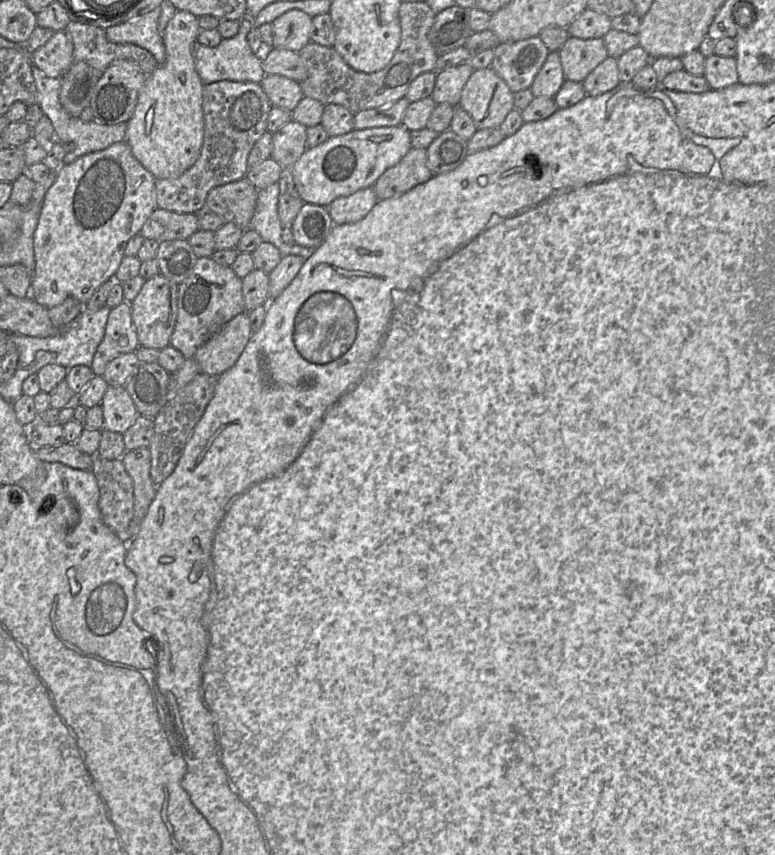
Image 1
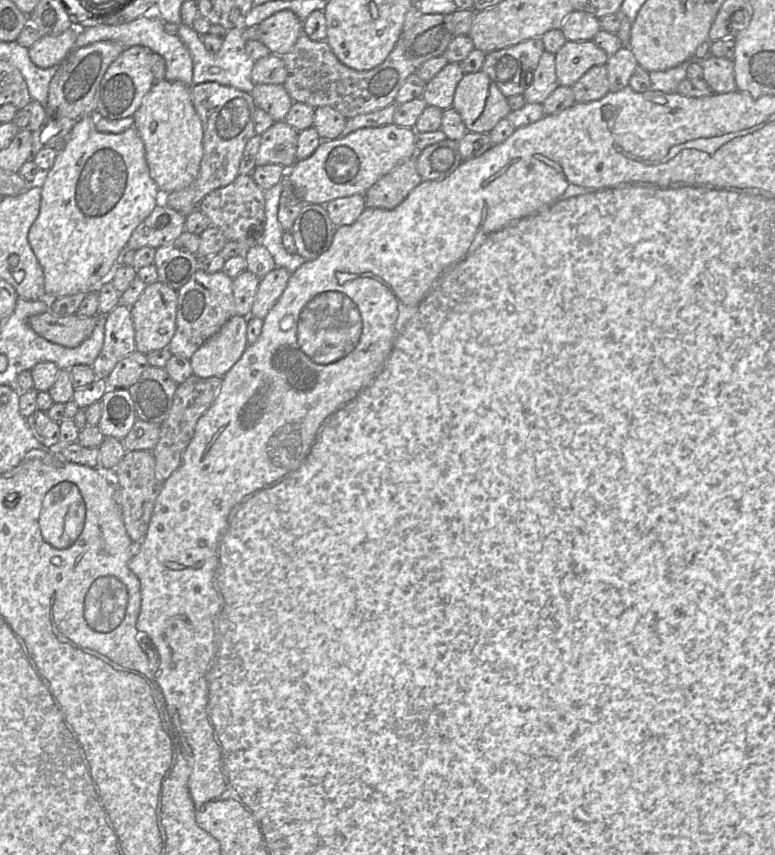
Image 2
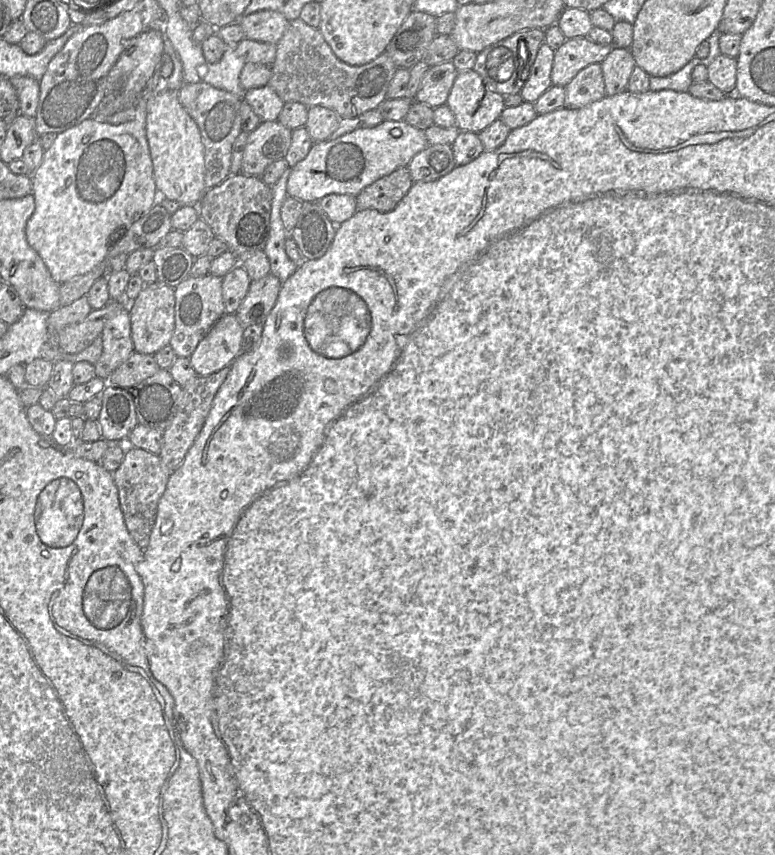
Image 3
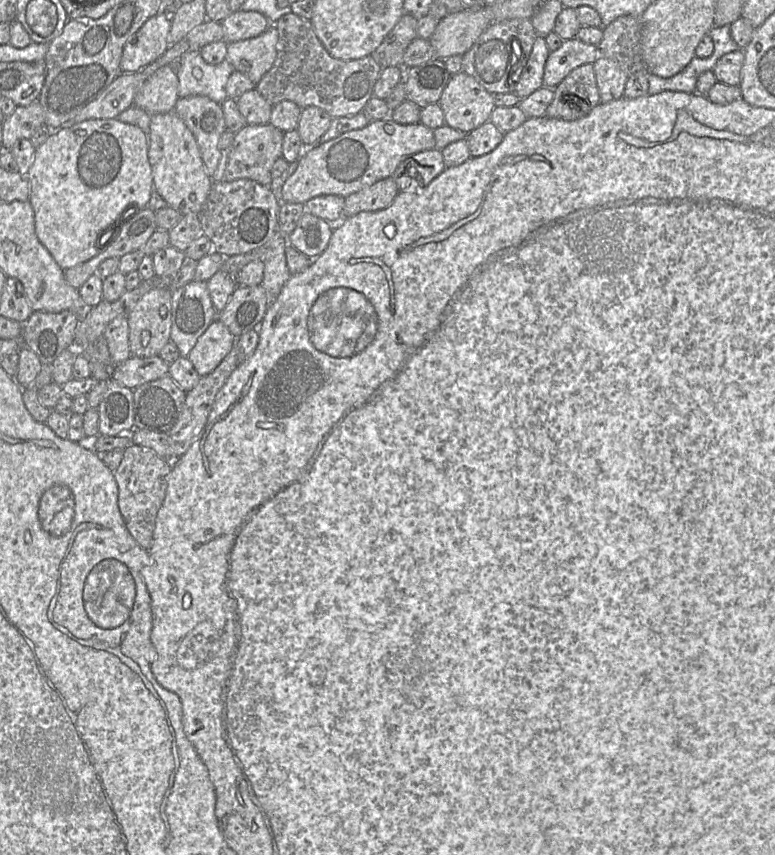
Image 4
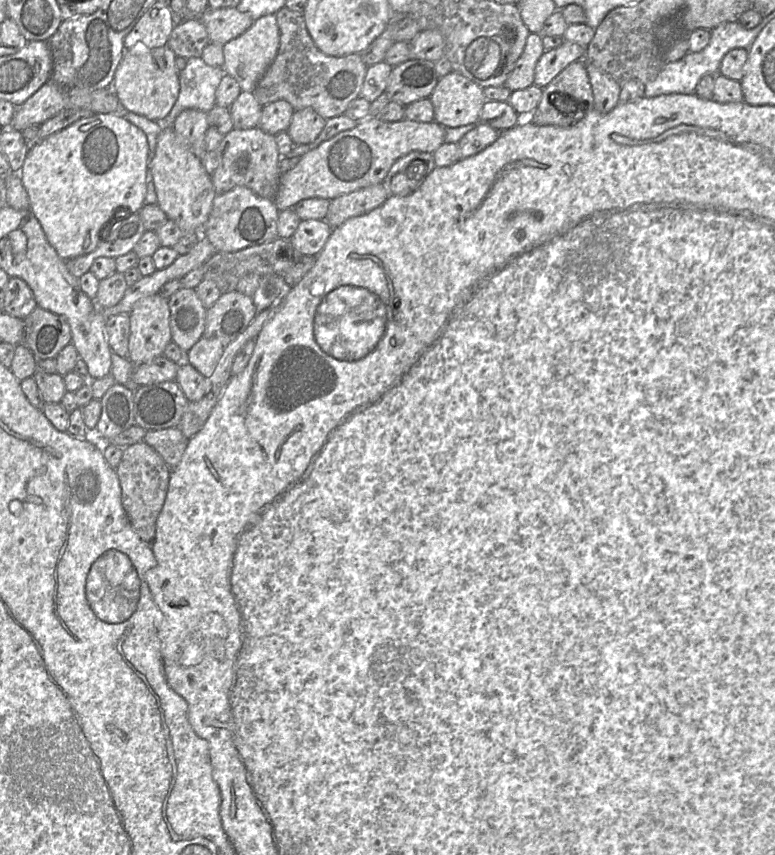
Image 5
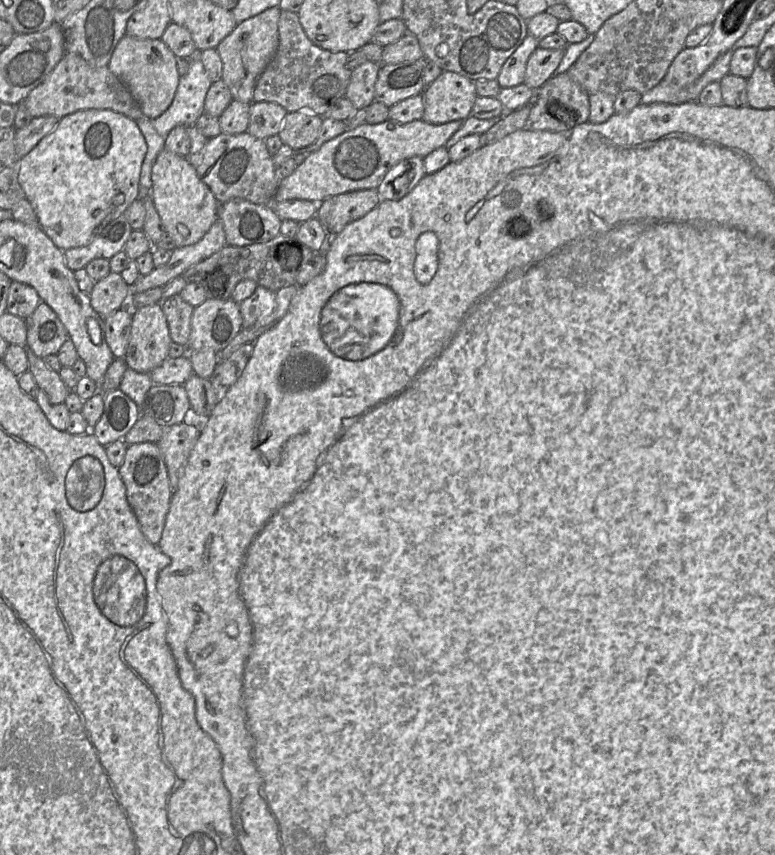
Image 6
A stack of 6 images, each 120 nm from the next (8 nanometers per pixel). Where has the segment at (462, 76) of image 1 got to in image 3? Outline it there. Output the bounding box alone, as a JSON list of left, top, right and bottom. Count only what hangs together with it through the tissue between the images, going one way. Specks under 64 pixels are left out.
[414,61,458,108]

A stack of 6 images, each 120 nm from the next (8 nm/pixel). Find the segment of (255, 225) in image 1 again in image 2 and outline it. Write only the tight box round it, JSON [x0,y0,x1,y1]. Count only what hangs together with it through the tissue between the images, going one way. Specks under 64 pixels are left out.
[261,176,307,274]

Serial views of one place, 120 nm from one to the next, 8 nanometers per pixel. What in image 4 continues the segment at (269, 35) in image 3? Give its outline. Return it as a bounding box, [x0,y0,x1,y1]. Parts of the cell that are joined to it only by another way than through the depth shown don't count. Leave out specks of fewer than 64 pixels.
[220,9,270,43]

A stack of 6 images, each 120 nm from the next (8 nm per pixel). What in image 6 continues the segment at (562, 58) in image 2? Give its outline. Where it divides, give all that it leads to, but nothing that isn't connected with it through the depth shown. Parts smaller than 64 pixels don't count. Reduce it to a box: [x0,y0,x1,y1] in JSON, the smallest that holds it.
[524,47,564,90]

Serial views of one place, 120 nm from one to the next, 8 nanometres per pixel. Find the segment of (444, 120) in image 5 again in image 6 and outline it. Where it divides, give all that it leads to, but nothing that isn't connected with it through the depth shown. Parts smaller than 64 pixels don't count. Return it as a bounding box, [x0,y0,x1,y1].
[422,71,477,124]

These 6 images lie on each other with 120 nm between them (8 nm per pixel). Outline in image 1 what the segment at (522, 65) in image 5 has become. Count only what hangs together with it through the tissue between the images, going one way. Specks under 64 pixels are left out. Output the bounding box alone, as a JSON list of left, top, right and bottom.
[530,52,565,98]

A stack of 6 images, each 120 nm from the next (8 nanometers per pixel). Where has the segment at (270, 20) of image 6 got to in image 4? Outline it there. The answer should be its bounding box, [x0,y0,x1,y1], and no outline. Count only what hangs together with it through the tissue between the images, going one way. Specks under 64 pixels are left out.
[226,24,277,85]

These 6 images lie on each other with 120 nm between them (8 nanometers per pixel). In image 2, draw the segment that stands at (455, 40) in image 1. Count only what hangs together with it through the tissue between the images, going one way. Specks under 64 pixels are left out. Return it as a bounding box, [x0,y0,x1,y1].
[403,14,454,67]

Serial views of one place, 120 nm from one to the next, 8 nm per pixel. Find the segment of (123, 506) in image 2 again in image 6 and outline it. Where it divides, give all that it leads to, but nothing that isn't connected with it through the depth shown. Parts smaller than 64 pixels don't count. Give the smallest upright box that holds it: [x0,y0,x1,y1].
[118,443,172,546]

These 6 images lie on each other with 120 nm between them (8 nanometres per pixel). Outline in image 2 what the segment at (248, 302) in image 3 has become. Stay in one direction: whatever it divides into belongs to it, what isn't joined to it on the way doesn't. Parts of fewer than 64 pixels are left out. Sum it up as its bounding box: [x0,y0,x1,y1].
[250,267,291,318]

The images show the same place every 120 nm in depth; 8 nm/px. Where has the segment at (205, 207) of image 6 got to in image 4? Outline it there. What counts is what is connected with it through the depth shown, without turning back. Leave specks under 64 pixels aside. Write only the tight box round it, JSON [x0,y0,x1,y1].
[148,111,213,216]

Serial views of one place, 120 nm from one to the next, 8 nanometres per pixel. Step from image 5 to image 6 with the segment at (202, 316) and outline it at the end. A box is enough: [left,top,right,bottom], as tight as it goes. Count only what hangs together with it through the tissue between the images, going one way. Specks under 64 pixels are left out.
[160,295,194,347]

